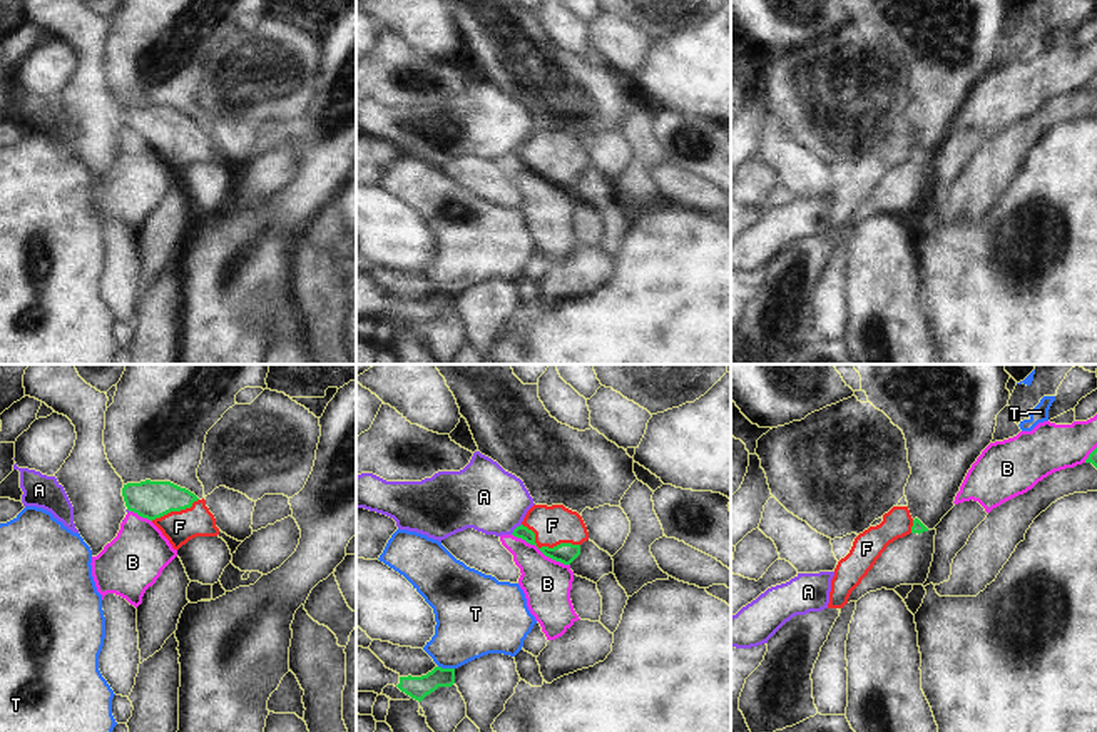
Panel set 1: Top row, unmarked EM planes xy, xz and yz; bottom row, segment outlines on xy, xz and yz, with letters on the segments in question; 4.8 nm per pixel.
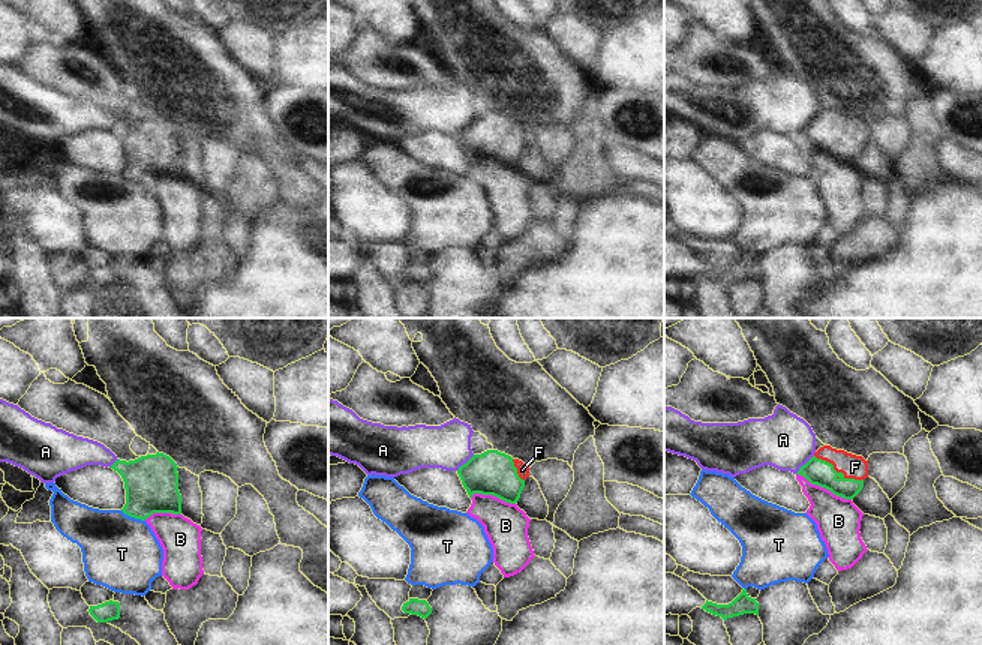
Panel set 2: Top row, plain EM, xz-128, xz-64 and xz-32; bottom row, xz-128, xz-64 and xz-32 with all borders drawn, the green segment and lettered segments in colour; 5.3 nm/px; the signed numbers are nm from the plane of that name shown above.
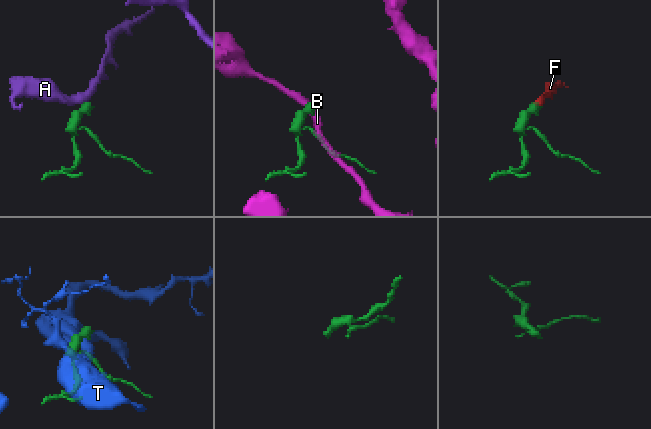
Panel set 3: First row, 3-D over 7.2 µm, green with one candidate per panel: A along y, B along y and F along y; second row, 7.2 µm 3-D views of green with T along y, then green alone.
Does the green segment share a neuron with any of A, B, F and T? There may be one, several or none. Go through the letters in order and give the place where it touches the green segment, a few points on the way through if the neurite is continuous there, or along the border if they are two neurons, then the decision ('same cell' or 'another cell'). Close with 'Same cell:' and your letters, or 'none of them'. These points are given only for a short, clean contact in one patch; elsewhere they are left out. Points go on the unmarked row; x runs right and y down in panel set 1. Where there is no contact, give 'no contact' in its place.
A: contact xz (515, 154); border xz (520, 149), (510, 159); another cell
B: contact xz (540, 176); another cell
F: contact xz (547, 172); way xz (566, 179), (559, 172), (547, 172), (552, 151); same cell
T: contact xz (447, 294); another cell
Same cell: F

